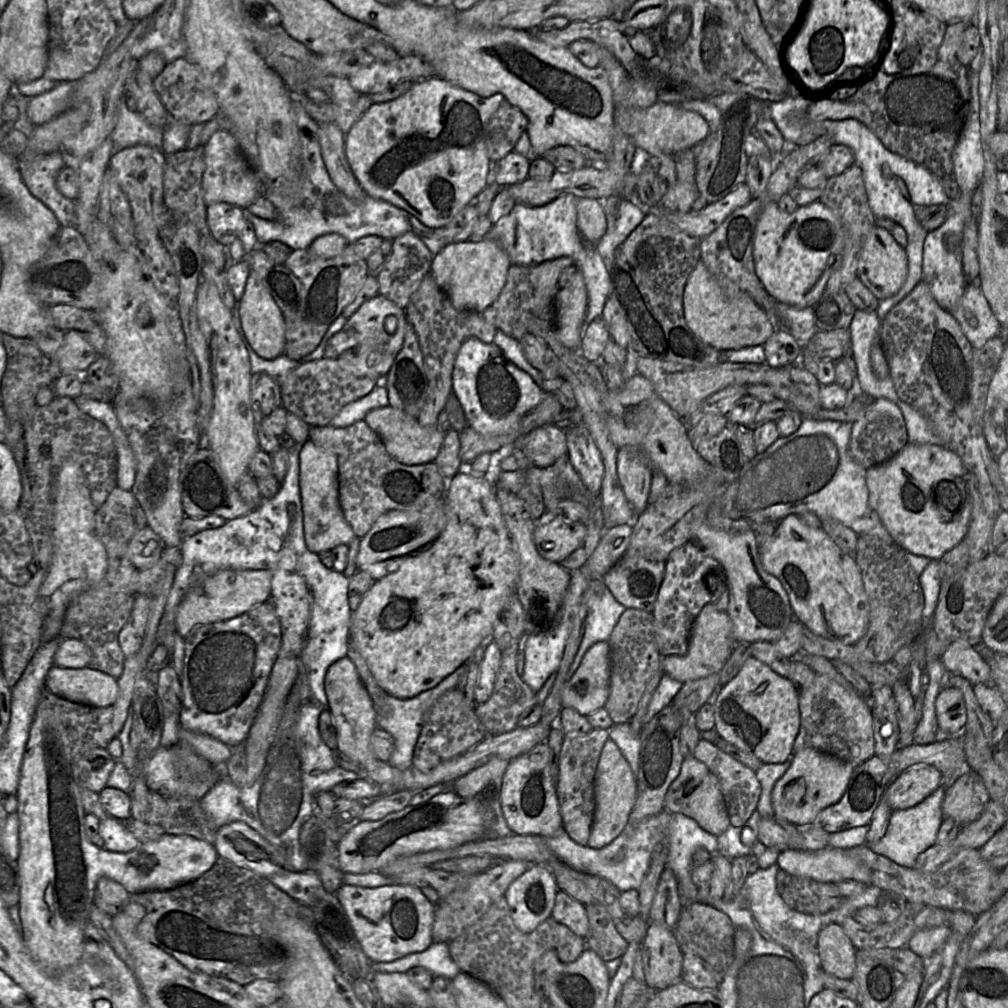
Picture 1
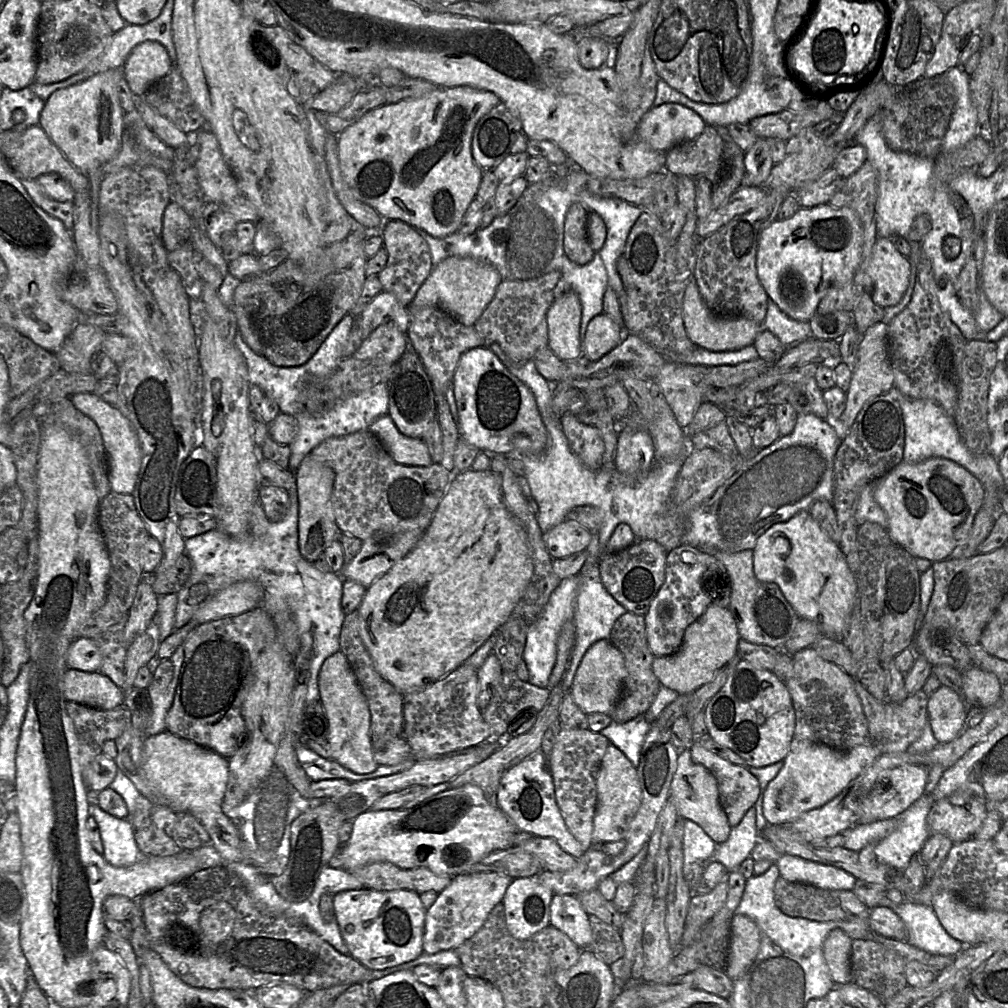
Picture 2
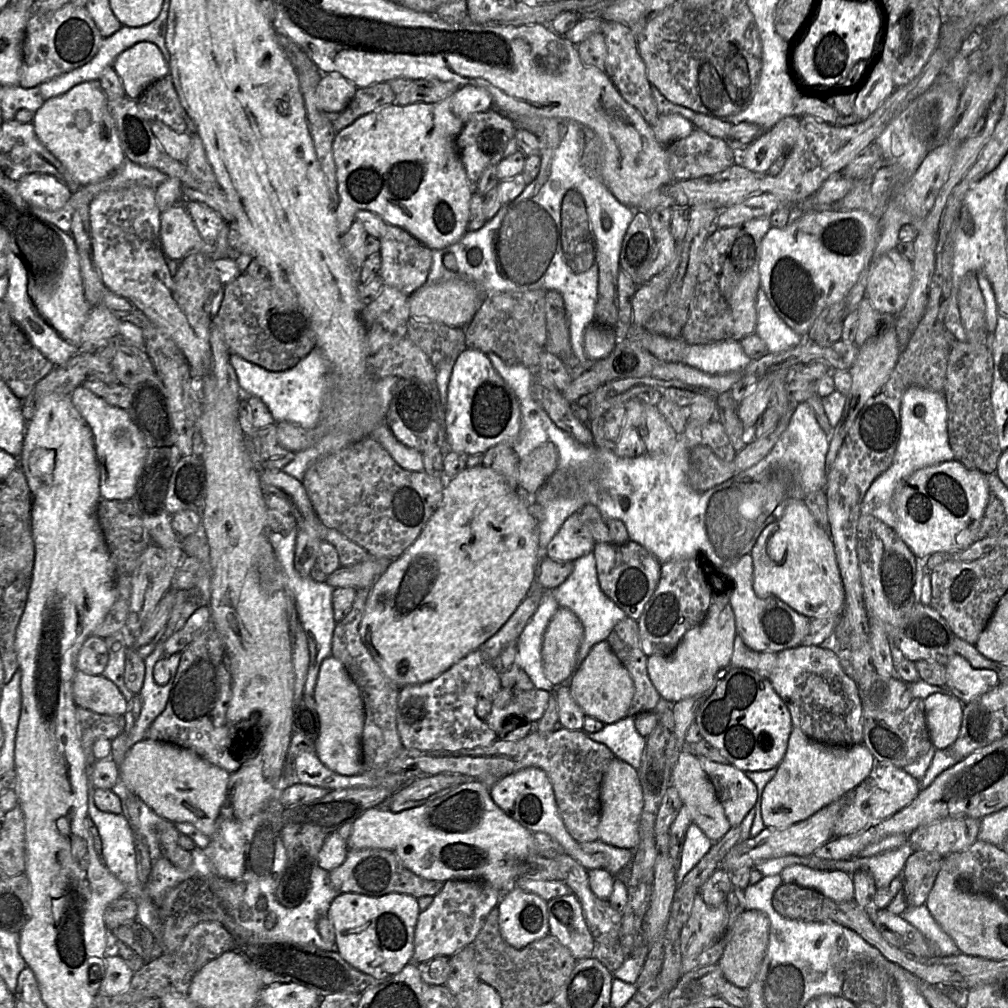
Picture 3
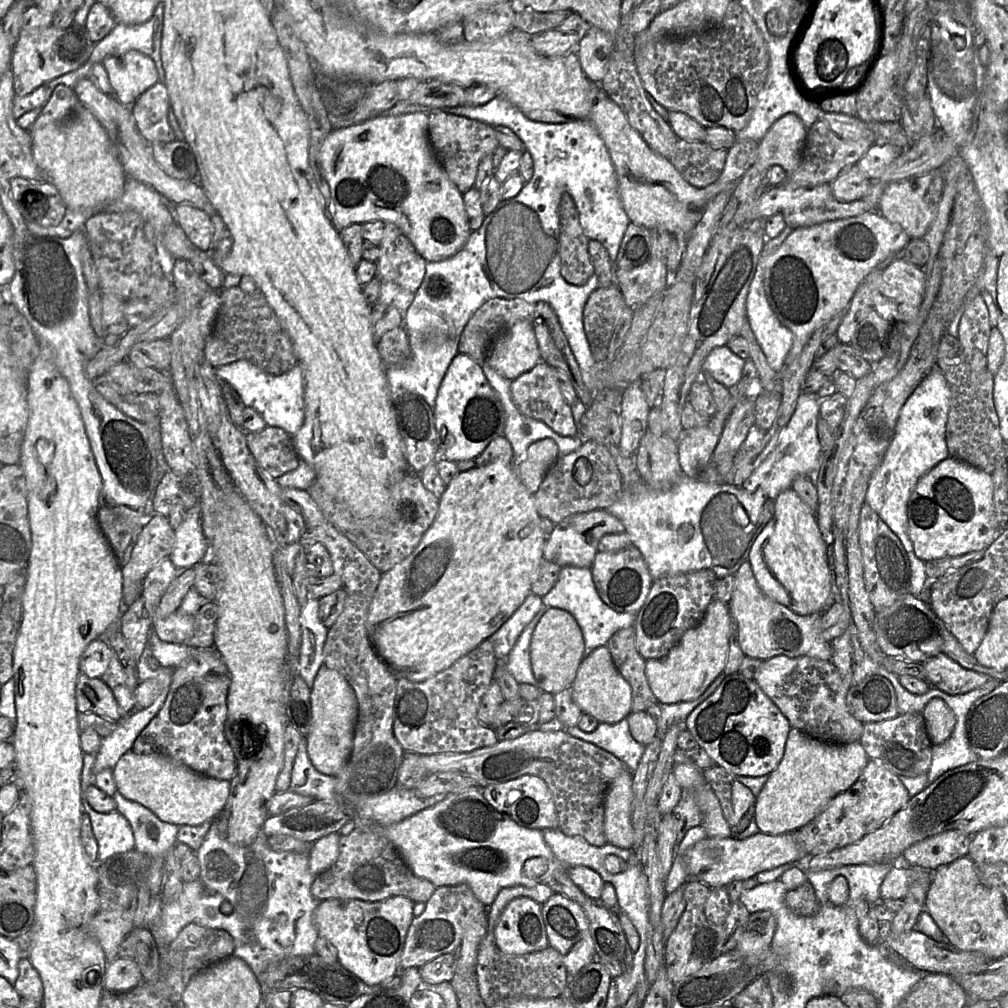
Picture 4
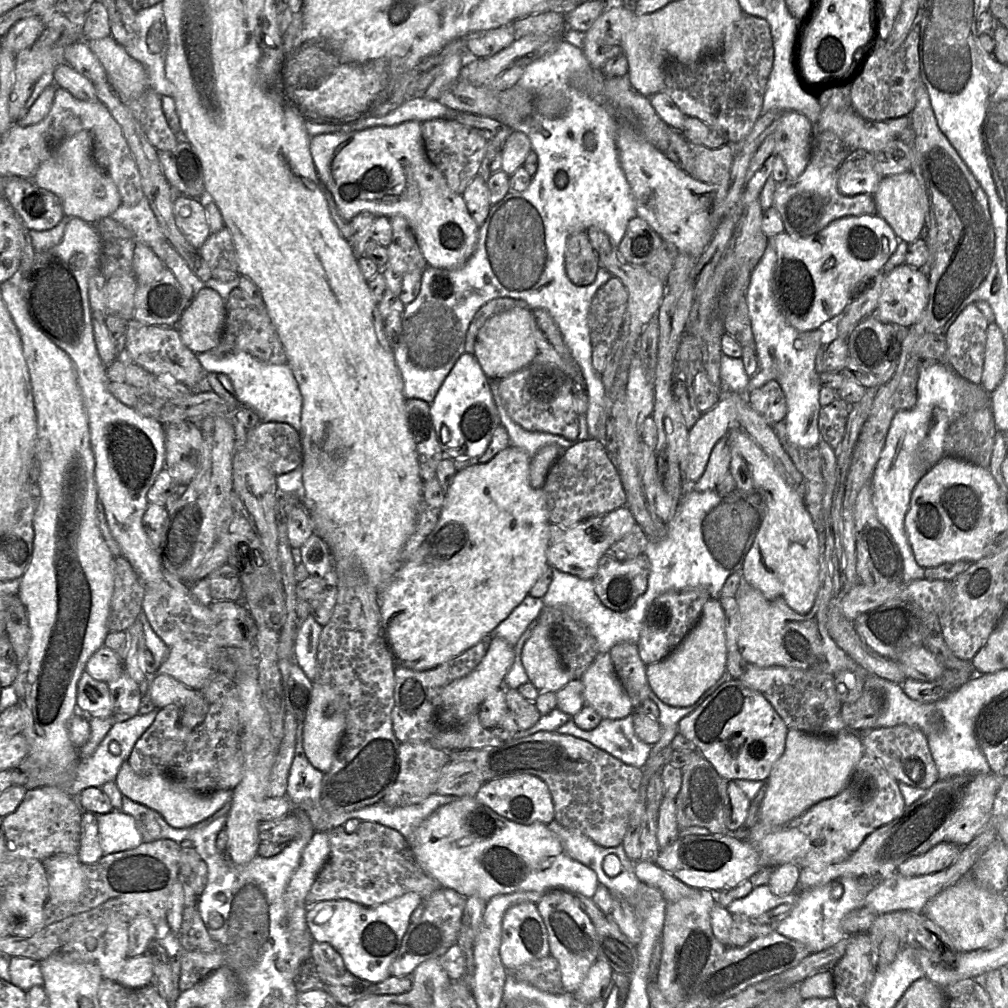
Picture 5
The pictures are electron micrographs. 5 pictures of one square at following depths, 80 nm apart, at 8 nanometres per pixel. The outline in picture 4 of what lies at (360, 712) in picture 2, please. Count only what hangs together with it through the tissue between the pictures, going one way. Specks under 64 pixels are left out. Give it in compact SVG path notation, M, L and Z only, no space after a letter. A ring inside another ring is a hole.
M321 665L311 691L312 725L306 736L308 756L322 774L335 776L347 762L358 715L356 695L338 671Z

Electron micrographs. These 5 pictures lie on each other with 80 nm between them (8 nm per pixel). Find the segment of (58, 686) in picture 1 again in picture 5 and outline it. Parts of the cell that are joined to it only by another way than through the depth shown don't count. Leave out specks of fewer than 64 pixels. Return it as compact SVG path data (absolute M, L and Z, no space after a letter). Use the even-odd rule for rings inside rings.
M84 671L77 685L76 705L78 711L88 717L112 717L113 701L107 683L95 680Z

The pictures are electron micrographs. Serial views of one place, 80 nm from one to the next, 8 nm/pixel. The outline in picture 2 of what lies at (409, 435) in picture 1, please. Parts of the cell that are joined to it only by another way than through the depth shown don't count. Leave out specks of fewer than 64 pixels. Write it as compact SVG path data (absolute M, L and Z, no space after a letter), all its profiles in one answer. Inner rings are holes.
M388 414L378 418L369 430L397 463L421 467L432 464L425 441L422 438L412 438L402 434Z

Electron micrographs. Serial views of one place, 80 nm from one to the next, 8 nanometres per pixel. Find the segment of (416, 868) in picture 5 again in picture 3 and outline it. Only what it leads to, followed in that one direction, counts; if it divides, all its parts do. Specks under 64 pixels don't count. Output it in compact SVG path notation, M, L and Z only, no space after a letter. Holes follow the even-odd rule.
M380 848L348 849L344 862L329 872L329 880L340 894L353 892L374 897L389 893L408 894L416 899L434 897L444 886L443 882L417 876L406 869L392 851Z

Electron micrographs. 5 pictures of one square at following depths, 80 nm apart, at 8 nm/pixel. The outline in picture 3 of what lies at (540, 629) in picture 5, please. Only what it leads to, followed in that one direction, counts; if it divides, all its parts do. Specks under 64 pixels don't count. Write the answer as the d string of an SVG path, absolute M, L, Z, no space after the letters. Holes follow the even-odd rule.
M560 607L551 618L542 643L544 674L554 688L568 681L575 673L583 637L584 629L578 617Z

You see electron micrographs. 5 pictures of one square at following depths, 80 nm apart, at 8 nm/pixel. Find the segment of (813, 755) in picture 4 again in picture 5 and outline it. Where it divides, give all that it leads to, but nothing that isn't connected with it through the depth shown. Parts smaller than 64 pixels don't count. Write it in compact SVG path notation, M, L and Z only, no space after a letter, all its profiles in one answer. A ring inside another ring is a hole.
M796 729L788 731L785 749L765 784L758 821L771 826L787 824L822 800L840 793L864 754L859 733L844 731L818 736Z

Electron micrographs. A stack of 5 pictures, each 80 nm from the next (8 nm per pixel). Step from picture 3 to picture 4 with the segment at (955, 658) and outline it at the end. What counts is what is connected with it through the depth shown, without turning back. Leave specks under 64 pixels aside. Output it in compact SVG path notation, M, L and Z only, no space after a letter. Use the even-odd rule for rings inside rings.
M943 653L923 662L925 680L948 694L964 694L985 684L990 677L963 668Z

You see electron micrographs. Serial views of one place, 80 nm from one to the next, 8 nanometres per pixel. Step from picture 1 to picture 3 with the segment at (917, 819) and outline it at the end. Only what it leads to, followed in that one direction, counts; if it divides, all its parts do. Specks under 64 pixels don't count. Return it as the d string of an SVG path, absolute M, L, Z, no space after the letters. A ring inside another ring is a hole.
M908 836L908 840L897 848L870 857L856 856L851 860L835 863L835 866L816 866L816 870L838 870L849 875L867 870L874 877L876 889L887 888L895 877L902 875L906 861L914 852Z

